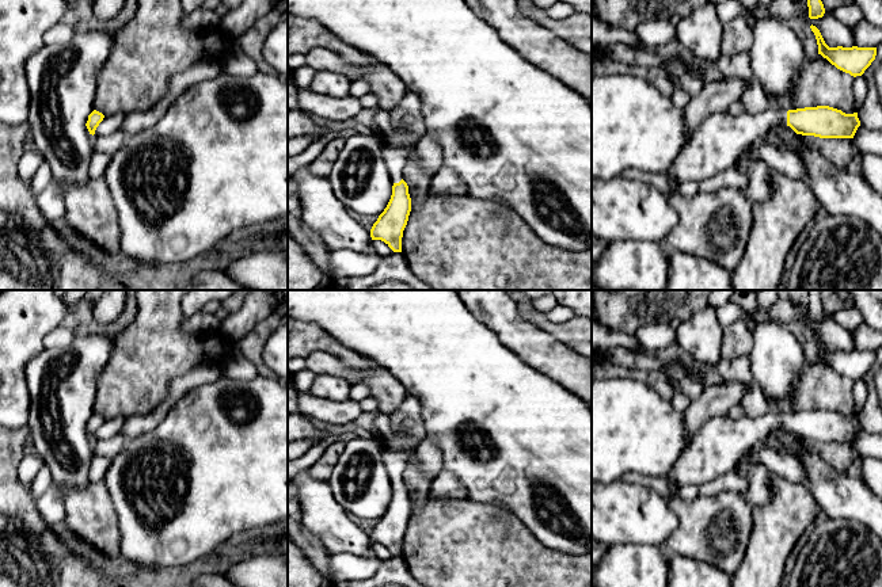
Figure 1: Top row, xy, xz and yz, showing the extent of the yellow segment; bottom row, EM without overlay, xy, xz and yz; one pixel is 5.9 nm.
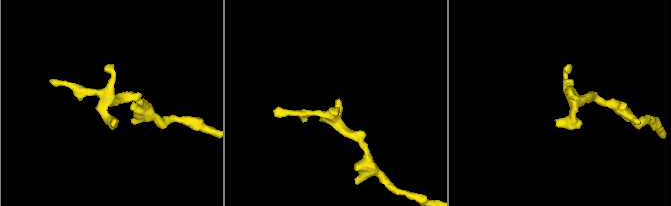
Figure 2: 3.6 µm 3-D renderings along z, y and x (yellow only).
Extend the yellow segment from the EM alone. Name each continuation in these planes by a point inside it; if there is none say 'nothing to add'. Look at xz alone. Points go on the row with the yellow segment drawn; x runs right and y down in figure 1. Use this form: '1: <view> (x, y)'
1: xz (407, 117)

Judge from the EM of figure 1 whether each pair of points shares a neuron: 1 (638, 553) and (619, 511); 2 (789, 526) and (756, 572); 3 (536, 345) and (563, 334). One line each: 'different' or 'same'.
1: different
2: same
3: different

